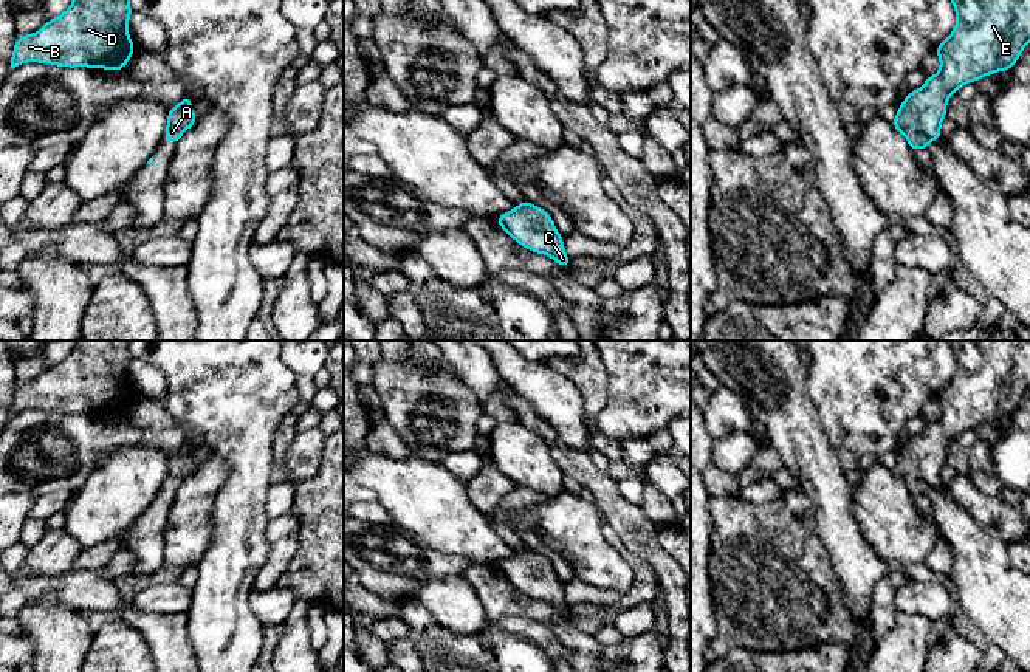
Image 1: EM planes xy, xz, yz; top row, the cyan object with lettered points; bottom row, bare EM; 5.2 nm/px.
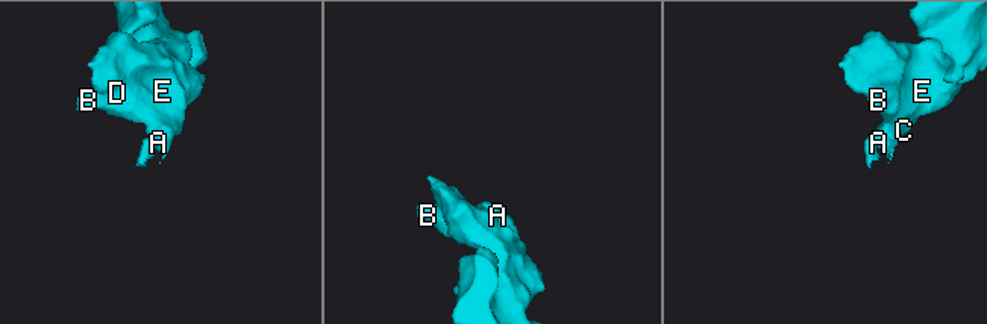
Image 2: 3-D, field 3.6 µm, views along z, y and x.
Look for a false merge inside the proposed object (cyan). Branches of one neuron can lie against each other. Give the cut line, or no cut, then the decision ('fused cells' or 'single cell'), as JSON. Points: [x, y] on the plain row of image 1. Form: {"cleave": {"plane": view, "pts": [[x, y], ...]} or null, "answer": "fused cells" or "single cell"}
{"cleave": null, "answer": "single cell"}

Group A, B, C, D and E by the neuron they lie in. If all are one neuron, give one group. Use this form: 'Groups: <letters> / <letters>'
Groups: A B C D E

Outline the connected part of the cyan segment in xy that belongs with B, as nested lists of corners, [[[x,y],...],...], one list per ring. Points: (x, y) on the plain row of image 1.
[[[73,341],[71,353],[40,378],[15,386],[11,415],[26,409],[121,418],[136,393],[127,373],[130,341]]]

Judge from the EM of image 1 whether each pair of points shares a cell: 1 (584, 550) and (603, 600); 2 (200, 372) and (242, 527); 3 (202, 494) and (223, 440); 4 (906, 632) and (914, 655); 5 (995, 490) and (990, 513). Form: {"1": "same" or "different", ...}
{"1": "different", "2": "same", "3": "different", "4": "same", "5": "different"}

